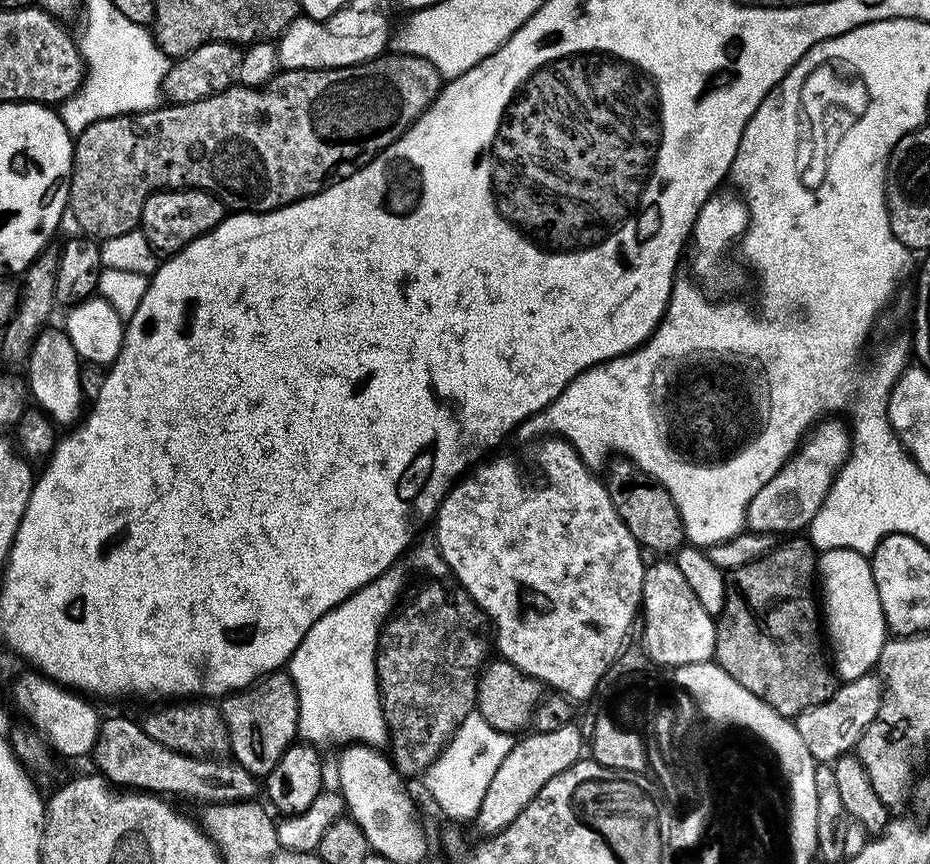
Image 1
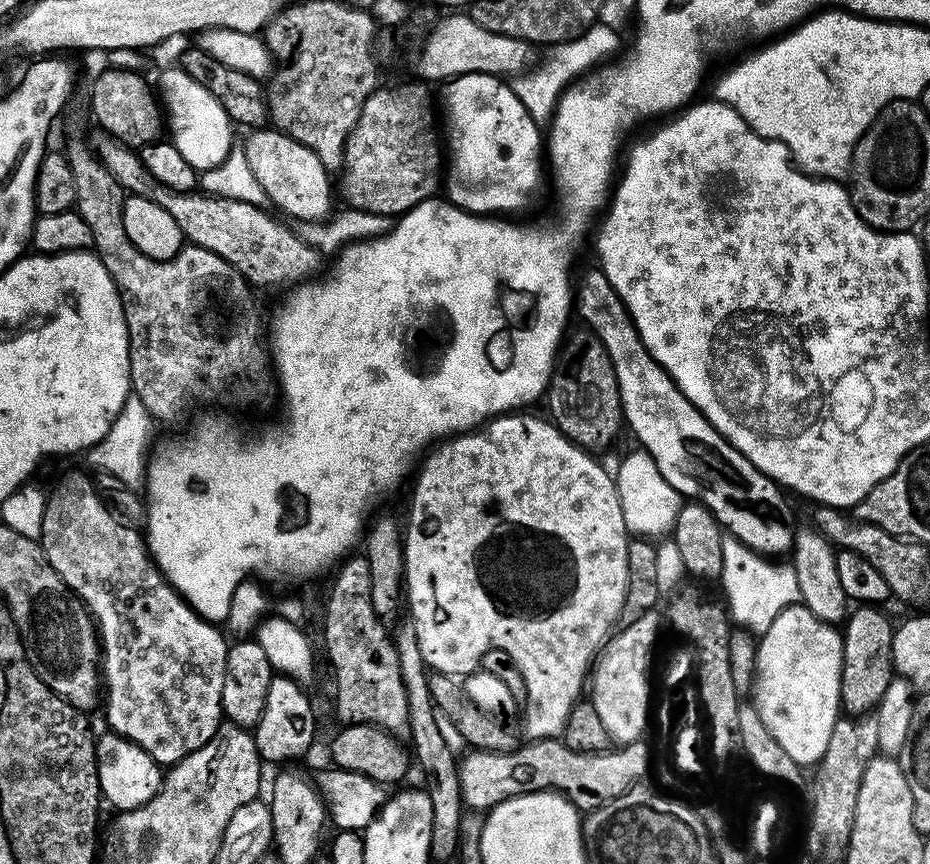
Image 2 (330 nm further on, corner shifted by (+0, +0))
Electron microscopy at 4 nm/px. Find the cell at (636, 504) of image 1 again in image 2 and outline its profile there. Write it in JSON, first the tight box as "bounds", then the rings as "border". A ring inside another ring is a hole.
{"bounds":[546,330,624,450],"border":[[[591,330],[576,332],[563,341],[559,349],[559,363],[555,365],[546,389],[546,401],[552,411],[551,423],[563,436],[585,450],[604,448],[620,432],[624,410],[620,406],[618,378],[614,362],[606,346]]]}

